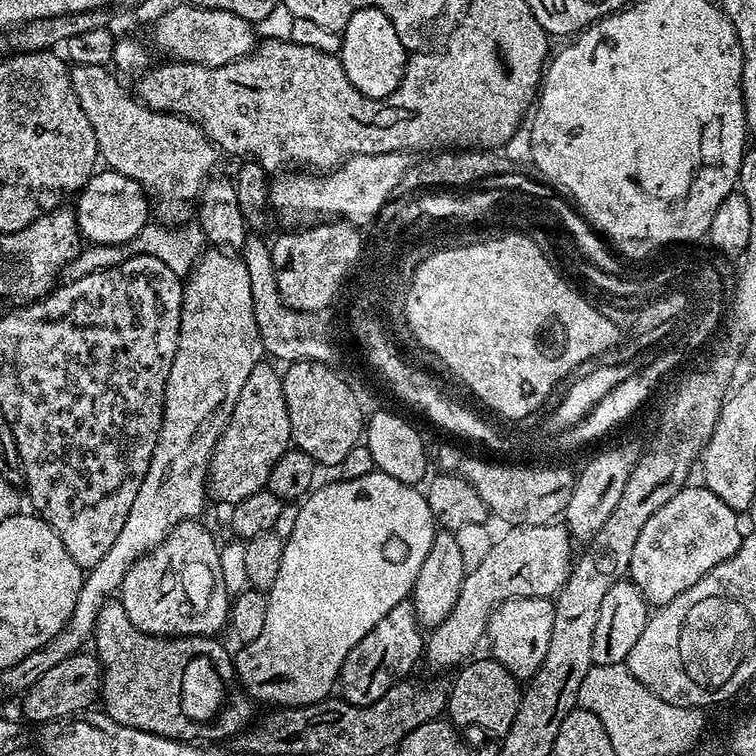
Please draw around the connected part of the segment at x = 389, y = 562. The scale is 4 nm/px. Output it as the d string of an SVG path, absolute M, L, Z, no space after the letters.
M374 471L366 474L362 478L346 480L336 478L333 484L324 484L313 487L312 491L299 501L300 509L298 518L295 520L294 530L291 531L288 540L284 542L284 553L282 554L282 567L278 570L278 579L274 586L267 592L266 602L266 622L262 625L262 634L258 638L247 641L243 645L244 649L235 653L236 678L240 682L240 687L248 693L253 701L261 700L264 704L274 704L270 706L293 706L317 703L333 695L337 687L340 671L346 662L346 654L398 606L398 602L409 599L412 595L412 588L416 585L418 570L422 570L422 562L426 562L426 554L430 554L432 540L438 531L438 525L432 518L432 511L428 505L428 497L419 487L398 482L398 478L390 478L390 474L382 471Z

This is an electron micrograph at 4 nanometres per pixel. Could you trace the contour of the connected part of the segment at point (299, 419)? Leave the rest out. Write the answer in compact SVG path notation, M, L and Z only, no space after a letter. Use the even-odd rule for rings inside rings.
M296 360L289 363L282 372L282 394L286 398L286 410L290 414L290 430L292 431L292 444L297 448L301 448L306 454L310 454L310 458L316 460L317 465L335 469L342 462L342 458L346 458L346 454L350 454L350 450L354 450L356 444L361 443L362 433L366 428L366 412L360 409L360 400L356 397L356 392L335 372L335 367L320 364L318 361Z

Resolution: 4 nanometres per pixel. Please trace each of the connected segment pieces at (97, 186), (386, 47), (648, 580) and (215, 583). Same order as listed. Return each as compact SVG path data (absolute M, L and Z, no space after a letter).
M111 170L93 172L75 200L76 224L80 227L81 237L89 245L128 244L130 238L134 238L134 234L138 234L138 230L142 230L142 226L150 220L148 216L149 193L145 192L138 182Z
M377 8L358 10L352 15L350 22L346 22L339 40L340 65L344 68L346 78L350 78L350 82L362 94L381 100L394 94L394 90L398 90L410 53L402 46L402 38L398 38L394 22L390 22L390 18L382 14L382 10Z
M681 488L678 494L674 494L674 498L670 498L670 502L666 502L666 506L662 506L662 510L650 518L650 522L646 522L646 526L642 526L642 534L638 534L638 542L634 546L634 558L630 558L628 576L649 605L659 606L678 598L682 590L690 590L690 586L714 570L718 562L726 562L726 558L736 553L742 539L740 524L736 520L739 520L738 513L726 506L726 502L722 502L722 498L715 496L709 488Z
M199 519L183 520L174 526L171 534L158 546L138 557L126 570L126 578L118 589L120 605L126 610L130 622L151 636L211 636L227 625L230 594L222 578L220 565L221 545L200 525Z

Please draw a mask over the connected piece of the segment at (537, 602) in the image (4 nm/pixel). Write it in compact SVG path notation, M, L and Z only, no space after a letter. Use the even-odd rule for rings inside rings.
M516 596L512 600L503 600L496 605L488 619L488 631L486 633L486 644L492 647L491 659L504 664L508 670L513 672L516 679L521 682L531 680L532 675L540 669L542 658L546 658L546 649L550 647L550 630L554 627L555 603L547 596Z

